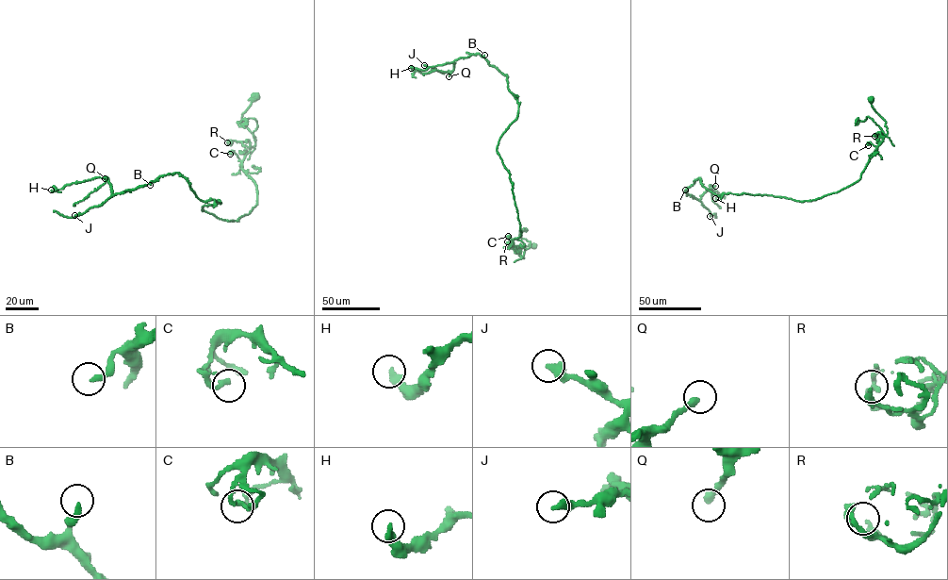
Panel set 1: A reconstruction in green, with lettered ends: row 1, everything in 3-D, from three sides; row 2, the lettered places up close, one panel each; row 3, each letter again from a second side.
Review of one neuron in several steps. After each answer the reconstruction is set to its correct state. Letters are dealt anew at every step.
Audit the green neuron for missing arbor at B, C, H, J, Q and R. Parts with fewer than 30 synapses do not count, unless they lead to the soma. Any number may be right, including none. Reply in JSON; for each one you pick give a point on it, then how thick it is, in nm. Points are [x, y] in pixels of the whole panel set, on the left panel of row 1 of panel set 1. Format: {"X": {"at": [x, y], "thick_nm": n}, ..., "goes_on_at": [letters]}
{"Q": {"at": [105, 178], "thick_nm": 280}, "goes_on_at": ["Q"]}

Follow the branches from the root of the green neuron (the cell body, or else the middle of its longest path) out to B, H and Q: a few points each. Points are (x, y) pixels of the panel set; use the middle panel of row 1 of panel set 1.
B: (533, 245), (519, 251), (524, 258), (514, 245), (519, 223), (497, 151), (518, 103), (507, 75), (484, 55)
H: (533, 245), (524, 258), (514, 245), (497, 151), (518, 111), (507, 75), (478, 54), (452, 71), (411, 68)
Q: (533, 245), (524, 258), (514, 245), (497, 151), (518, 111), (507, 76), (478, 54), (449, 76)

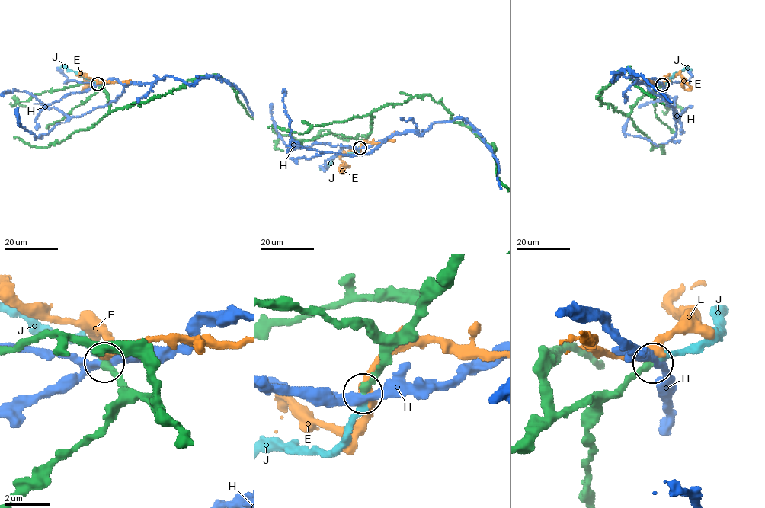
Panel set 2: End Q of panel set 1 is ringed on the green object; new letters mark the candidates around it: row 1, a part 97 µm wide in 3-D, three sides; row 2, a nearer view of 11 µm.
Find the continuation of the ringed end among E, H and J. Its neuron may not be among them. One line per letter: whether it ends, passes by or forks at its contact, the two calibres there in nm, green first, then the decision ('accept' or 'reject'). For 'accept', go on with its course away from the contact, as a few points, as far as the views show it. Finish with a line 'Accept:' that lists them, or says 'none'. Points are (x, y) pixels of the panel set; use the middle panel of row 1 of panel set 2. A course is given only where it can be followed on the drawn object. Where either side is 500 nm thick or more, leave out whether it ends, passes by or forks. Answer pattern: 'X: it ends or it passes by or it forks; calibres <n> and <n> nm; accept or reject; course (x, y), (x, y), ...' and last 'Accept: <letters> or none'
E: it passes by; calibres 320 and 440 nm; reject
H: it passes by; calibres 320 and 360 nm; reject
J: it ends; calibres 300 and 360 nm; accept; course (360, 148), (356, 154), (334, 157), (330, 164), (320, 170)
Accept: J

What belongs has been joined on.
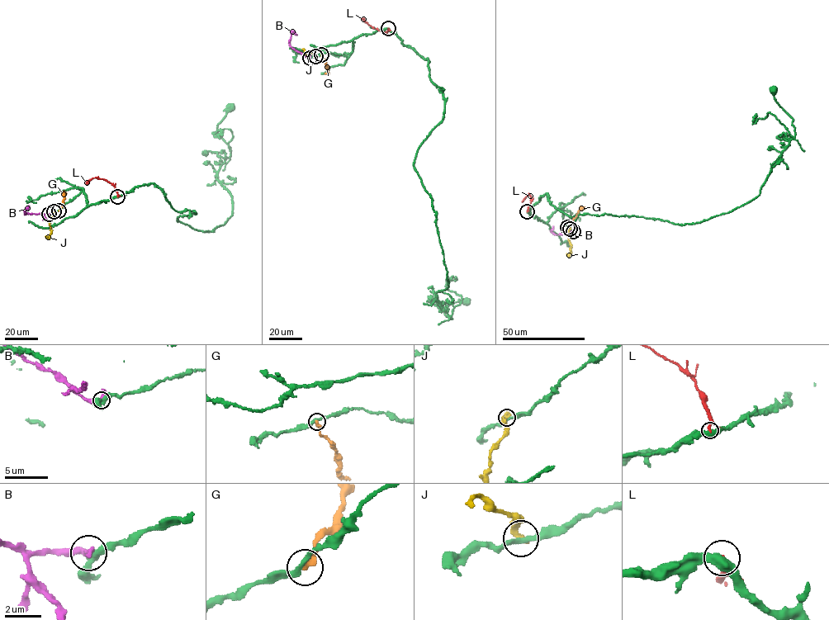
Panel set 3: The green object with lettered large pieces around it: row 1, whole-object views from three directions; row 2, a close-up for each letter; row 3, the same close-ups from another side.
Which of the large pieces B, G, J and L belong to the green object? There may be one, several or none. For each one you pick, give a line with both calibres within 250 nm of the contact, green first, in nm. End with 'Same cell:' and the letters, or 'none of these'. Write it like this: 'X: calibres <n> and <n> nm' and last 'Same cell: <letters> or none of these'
Same cell: none of these

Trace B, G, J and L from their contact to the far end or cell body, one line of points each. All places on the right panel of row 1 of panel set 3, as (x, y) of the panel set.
B: (573, 231), (555, 234), (551, 231), (553, 226)
G: (567, 227), (579, 210), (585, 207)
J: (570, 229), (567, 236), (570, 252), (568, 255), (566, 253)
L: (527, 211), (530, 196), (527, 195), (523, 201)

